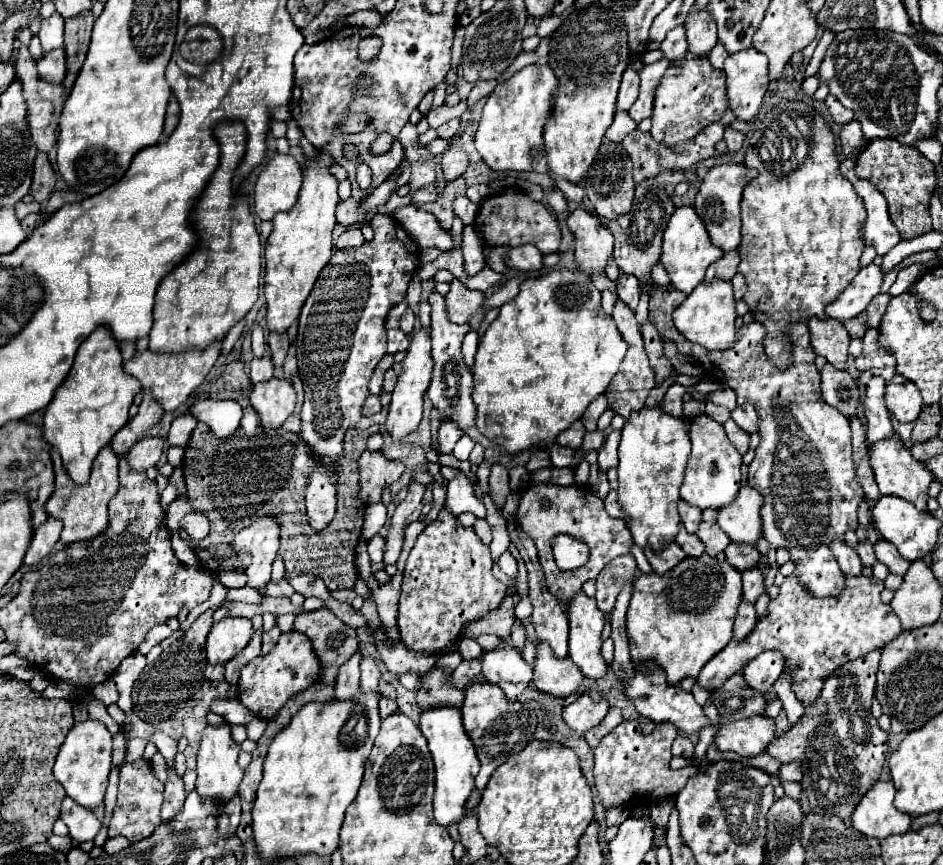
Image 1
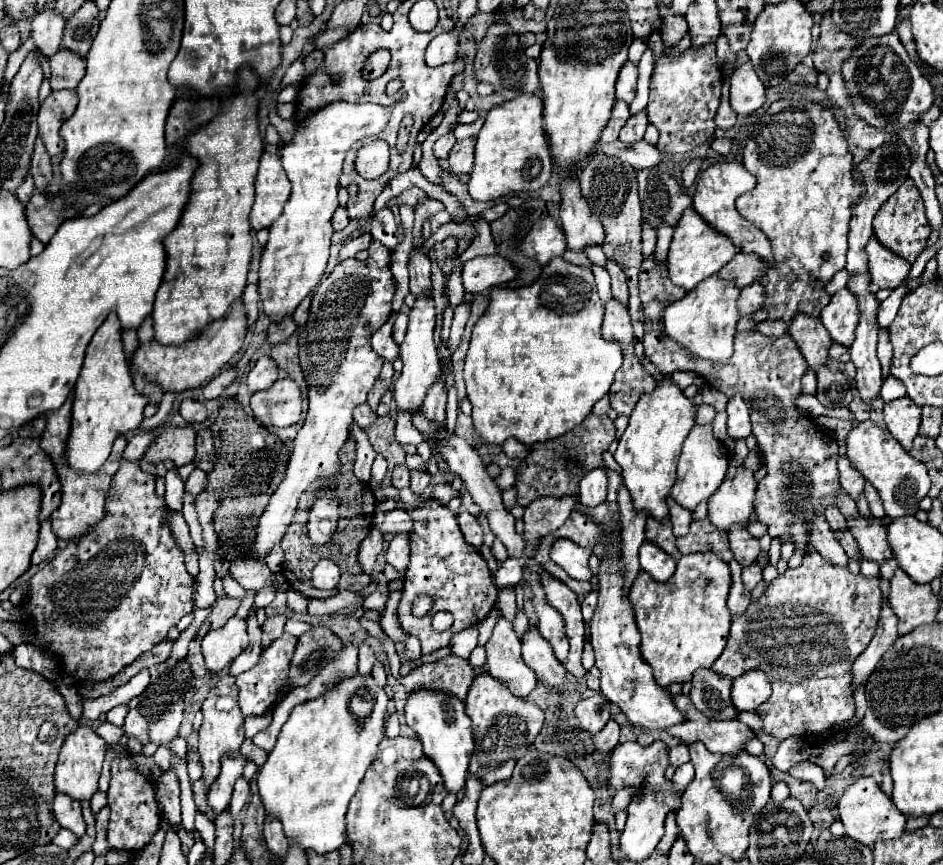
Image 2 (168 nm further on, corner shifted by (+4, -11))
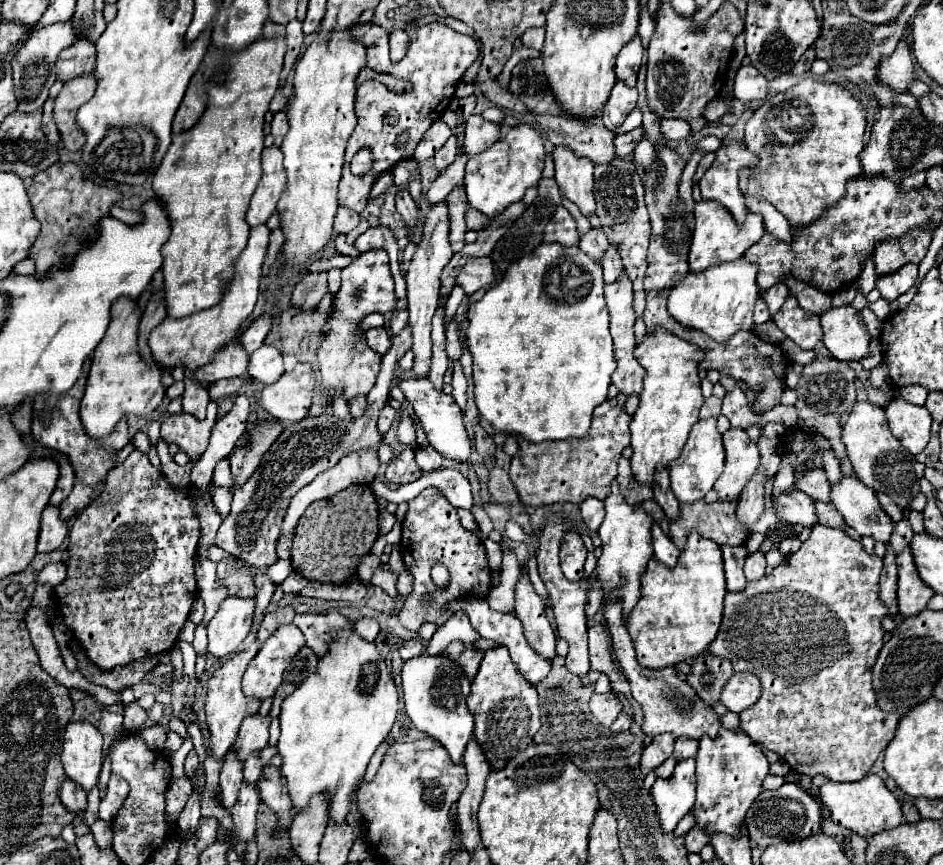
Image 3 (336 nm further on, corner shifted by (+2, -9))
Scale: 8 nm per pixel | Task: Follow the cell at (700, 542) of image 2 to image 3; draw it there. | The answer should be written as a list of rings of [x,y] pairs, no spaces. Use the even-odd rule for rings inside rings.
[[[738,499],[716,503],[680,503],[680,519],[670,521],[670,537],[674,539],[678,549],[684,549],[686,537],[692,529],[696,529],[702,537],[716,541],[718,545],[744,545],[748,529],[744,523],[738,521],[736,505]]]

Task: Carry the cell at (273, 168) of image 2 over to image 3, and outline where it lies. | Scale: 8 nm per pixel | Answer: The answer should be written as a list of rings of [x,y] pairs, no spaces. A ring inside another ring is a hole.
[[[268,147],[262,151],[262,179],[252,195],[246,223],[250,227],[262,225],[268,217],[276,211],[276,203],[286,183],[286,171],[282,165],[282,151],[280,147]]]

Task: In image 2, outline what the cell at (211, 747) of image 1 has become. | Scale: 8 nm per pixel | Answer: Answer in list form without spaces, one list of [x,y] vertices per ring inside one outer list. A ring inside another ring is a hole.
[[[222,677],[208,693],[206,701],[202,703],[202,713],[204,713],[204,723],[200,727],[200,745],[198,745],[198,755],[202,761],[202,777],[204,785],[210,787],[218,775],[220,775],[220,759],[226,753],[236,755],[242,741],[244,741],[244,715],[238,707],[238,693],[234,685],[234,677]]]

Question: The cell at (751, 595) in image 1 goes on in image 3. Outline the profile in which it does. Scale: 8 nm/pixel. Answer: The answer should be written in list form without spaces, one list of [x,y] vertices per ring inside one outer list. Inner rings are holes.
[[[756,551],[754,555],[748,555],[748,559],[744,563],[744,575],[746,575],[748,581],[764,577],[764,569],[766,569],[766,559],[764,559],[762,551]]]

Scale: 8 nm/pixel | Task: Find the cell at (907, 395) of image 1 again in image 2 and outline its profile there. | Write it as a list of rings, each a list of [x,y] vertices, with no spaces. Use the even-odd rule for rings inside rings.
[[[900,397],[884,405],[884,421],[894,439],[898,439],[904,449],[910,449],[920,427],[920,407],[914,405],[910,397]]]

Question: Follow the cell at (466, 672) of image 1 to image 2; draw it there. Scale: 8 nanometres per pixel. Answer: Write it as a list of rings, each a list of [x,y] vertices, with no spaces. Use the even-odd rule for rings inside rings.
[[[476,647],[474,651],[472,651],[472,655],[470,655],[470,665],[472,665],[472,669],[474,671],[480,671],[482,667],[484,667],[484,661],[486,661],[486,651],[484,651],[484,647]]]

